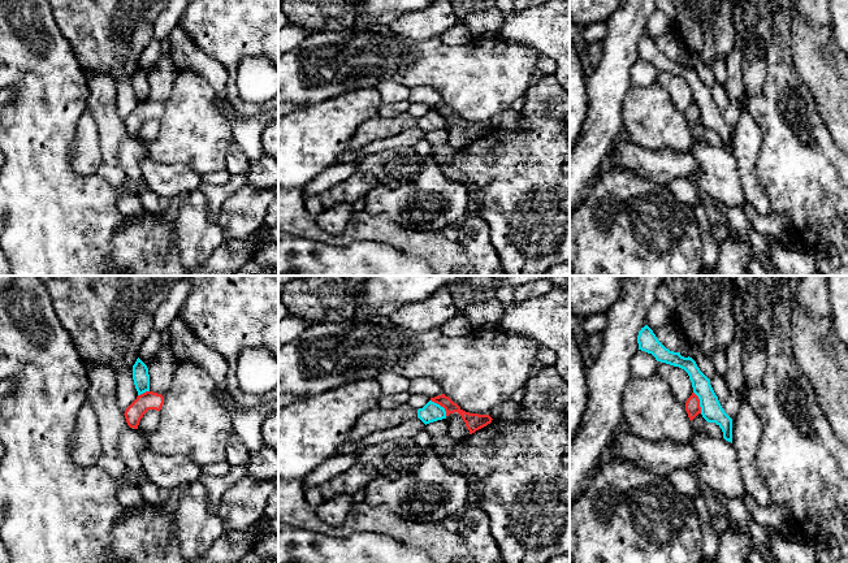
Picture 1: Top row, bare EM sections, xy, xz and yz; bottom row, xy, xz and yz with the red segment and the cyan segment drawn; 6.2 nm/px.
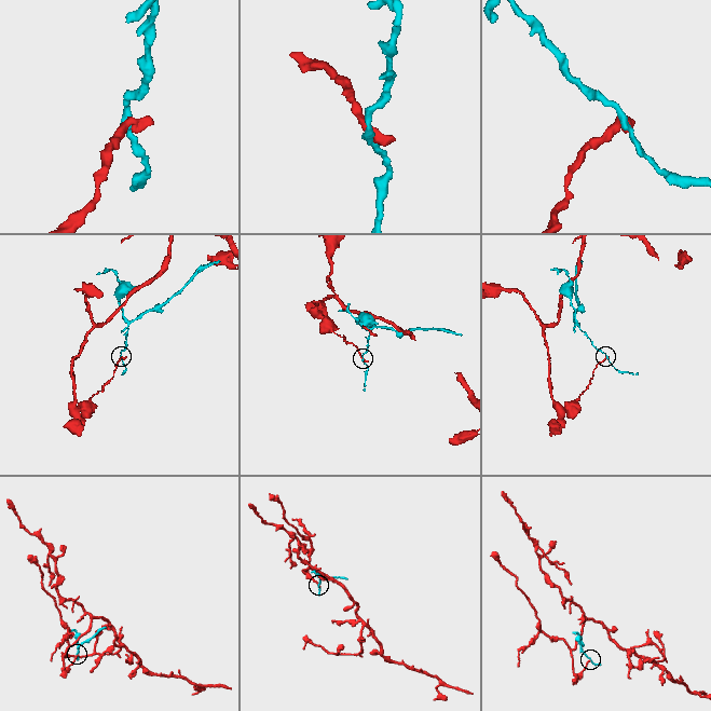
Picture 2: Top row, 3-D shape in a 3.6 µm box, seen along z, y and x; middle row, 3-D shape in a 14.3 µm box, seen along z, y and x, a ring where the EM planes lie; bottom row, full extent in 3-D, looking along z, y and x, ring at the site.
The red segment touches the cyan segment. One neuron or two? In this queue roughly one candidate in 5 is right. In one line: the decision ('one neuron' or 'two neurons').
two neurons

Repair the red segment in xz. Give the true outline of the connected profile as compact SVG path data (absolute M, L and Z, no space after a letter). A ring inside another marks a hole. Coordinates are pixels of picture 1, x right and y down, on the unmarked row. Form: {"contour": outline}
{"contour": "M445 103L431 107L431 109L444 116L446 120L446 125L449 125L450 122L458 121L462 125L463 130L466 131L466 135L470 139L470 143L486 135L493 129L489 124L470 122L463 120L457 112L454 112Z"}

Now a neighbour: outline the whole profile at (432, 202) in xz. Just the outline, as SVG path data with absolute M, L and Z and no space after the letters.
M432 159L414 182L397 189L377 185L365 196L368 213L385 215L415 231L442 230L466 216L468 207L466 185L447 179Z

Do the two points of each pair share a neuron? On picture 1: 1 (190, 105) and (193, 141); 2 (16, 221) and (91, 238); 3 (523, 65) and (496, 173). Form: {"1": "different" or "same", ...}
{"1": "same", "2": "same", "3": "different"}

